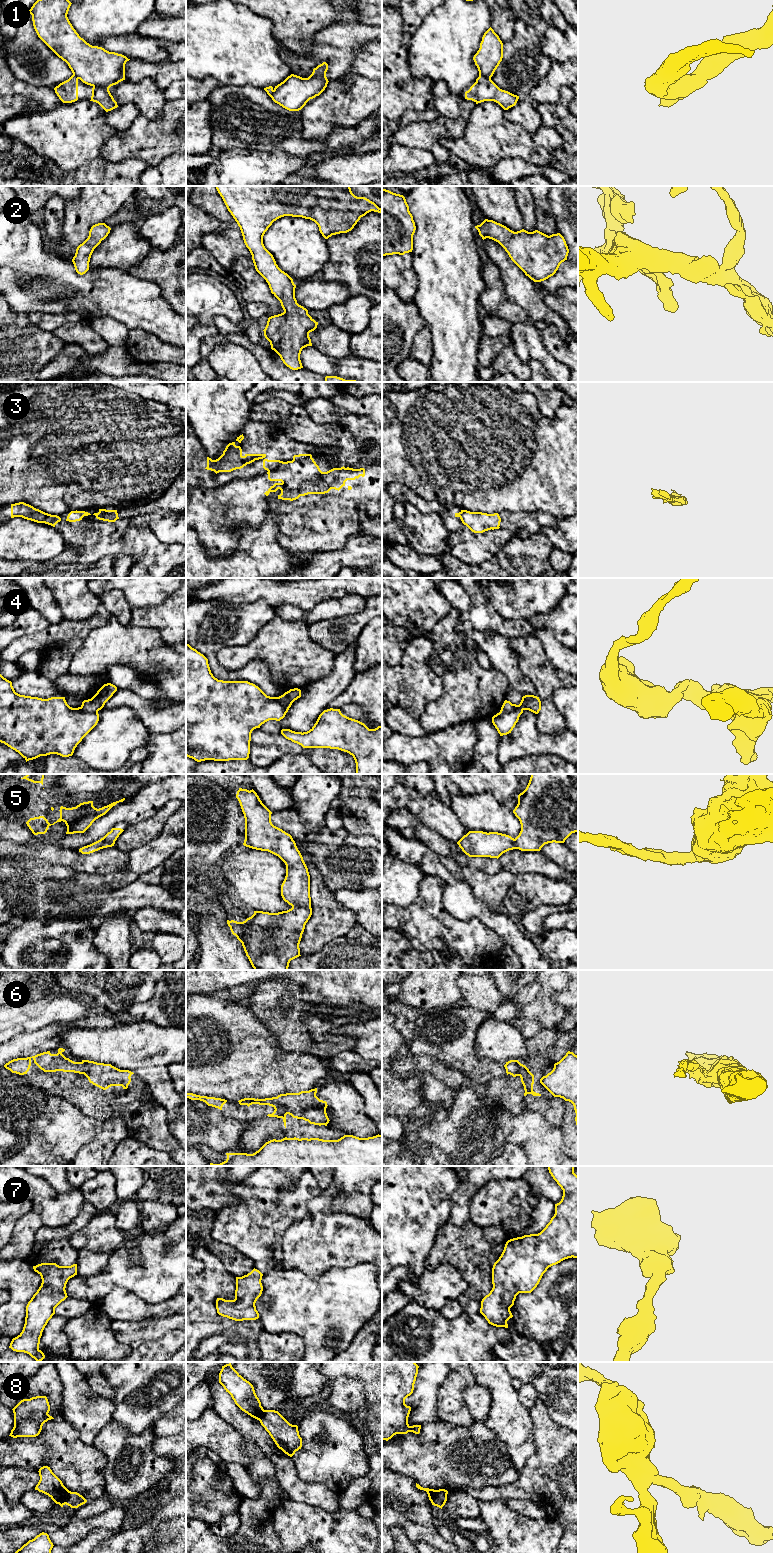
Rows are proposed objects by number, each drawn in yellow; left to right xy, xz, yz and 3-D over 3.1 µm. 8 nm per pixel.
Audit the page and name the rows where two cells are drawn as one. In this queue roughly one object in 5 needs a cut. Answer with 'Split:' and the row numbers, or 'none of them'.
Split: 1, 3, 4, 6, 8

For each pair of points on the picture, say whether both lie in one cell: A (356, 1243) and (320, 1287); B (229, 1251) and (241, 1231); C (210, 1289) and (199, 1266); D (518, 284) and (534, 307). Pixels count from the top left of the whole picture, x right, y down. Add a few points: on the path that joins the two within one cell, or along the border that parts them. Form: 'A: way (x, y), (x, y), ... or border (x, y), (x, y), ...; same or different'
A: border (359, 1262), (346, 1267), (331, 1267), (315, 1278); different
B: border (211, 1233), (214, 1239), (230, 1244), (251, 1259); different
C: border (197, 1258), (204, 1264), (204, 1269), (196, 1275); different
D: way (522, 290), (531, 301); same

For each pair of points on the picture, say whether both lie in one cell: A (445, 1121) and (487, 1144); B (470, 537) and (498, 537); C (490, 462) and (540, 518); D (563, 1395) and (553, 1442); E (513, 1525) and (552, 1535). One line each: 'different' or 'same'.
A: same
B: same
C: different
D: different
E: same

